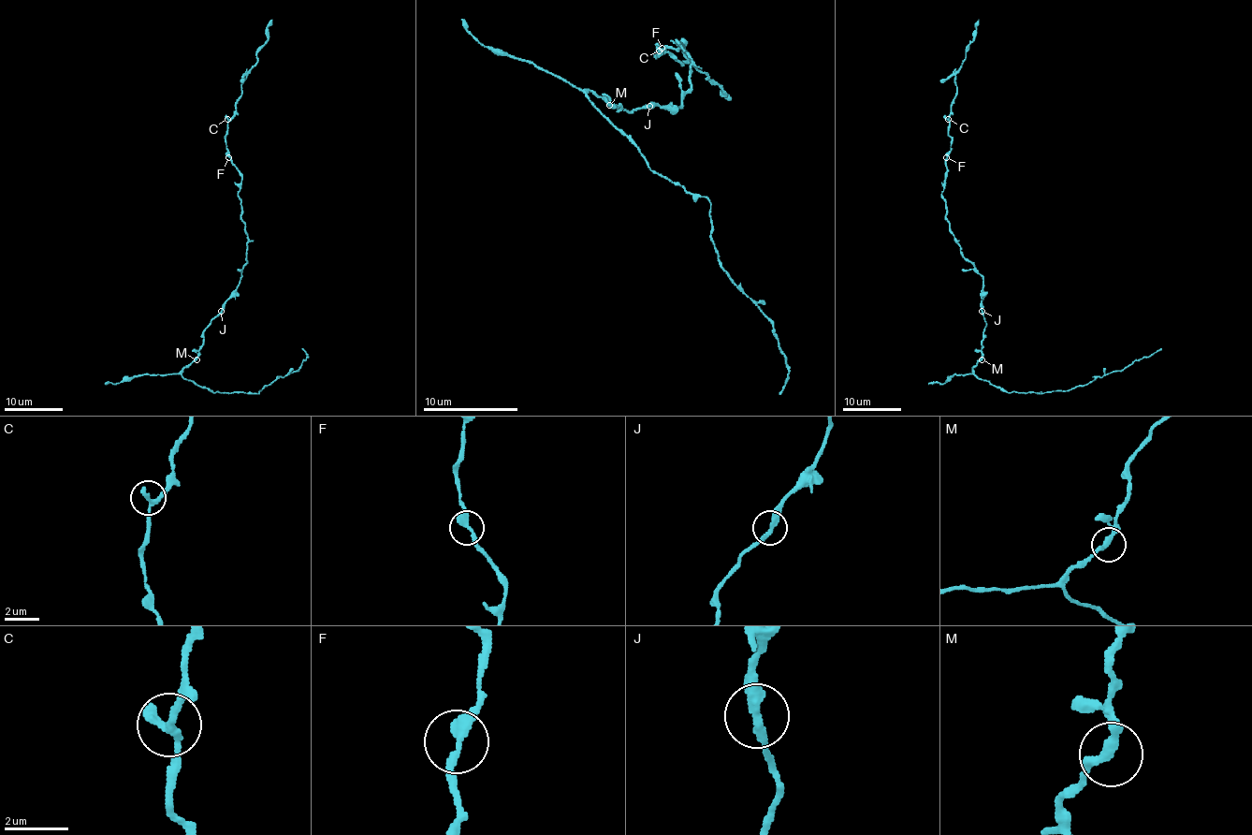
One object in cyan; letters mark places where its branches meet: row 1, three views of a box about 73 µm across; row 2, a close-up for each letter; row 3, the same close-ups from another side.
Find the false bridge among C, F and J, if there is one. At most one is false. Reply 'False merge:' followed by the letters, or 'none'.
False merge: none

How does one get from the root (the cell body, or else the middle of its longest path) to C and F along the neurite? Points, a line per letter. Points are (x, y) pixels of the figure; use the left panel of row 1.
C: (225, 308), (246, 263), (248, 241), (238, 195), (242, 173), (225, 150), (227, 119)
F: (225, 308), (225, 302), (239, 283), (242, 267), (246, 263), (248, 241), (238, 195), (242, 173), (228, 157)

